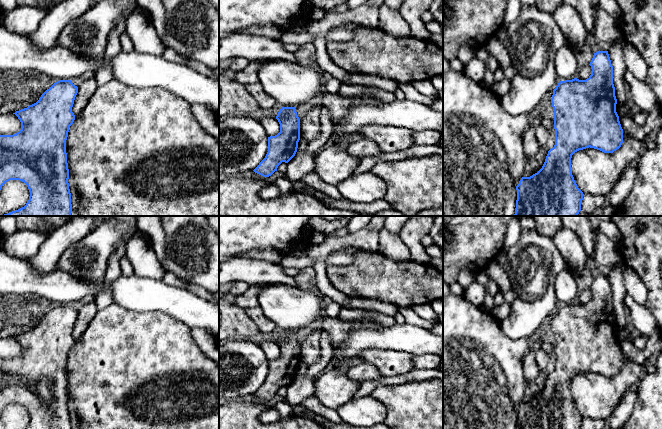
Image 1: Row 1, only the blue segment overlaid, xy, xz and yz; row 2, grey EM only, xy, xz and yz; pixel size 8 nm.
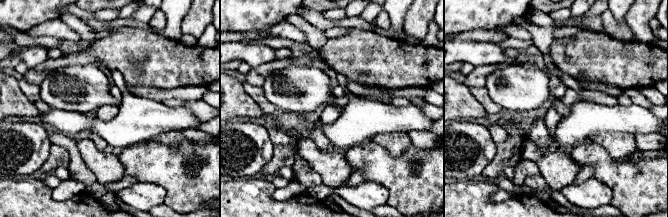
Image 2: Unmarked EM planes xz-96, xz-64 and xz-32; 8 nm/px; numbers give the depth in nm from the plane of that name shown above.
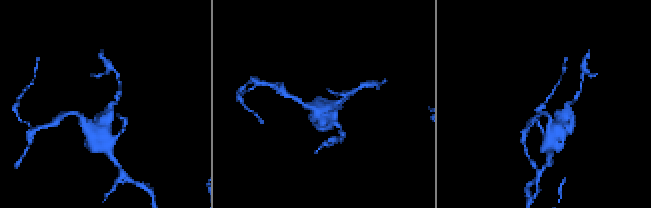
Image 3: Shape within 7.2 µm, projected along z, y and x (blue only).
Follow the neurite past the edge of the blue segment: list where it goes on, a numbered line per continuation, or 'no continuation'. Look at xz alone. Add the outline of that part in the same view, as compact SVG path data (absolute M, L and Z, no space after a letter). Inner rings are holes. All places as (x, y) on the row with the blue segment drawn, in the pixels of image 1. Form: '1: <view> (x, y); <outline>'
no continuation

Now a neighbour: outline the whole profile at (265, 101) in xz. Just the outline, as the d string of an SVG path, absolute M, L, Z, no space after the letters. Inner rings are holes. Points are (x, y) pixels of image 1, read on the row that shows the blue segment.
M260 82L248 84L245 86L245 88L257 101L261 109L269 109L275 106L276 100L264 91Z

